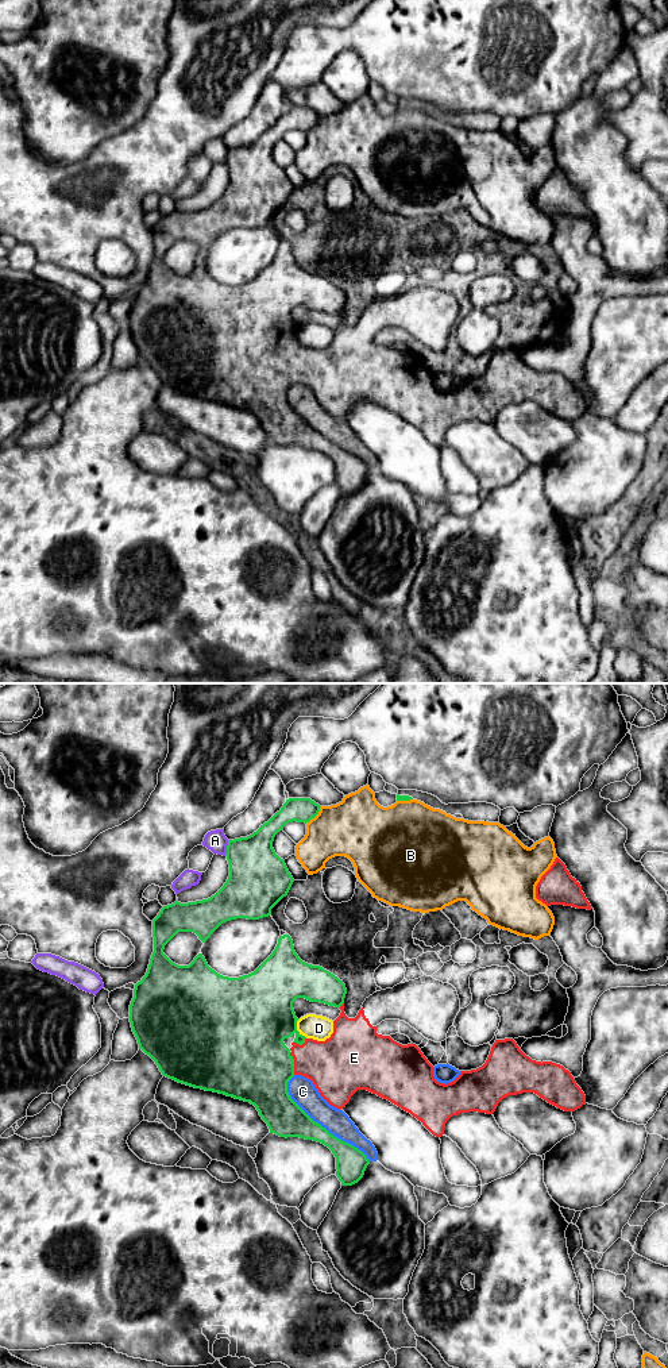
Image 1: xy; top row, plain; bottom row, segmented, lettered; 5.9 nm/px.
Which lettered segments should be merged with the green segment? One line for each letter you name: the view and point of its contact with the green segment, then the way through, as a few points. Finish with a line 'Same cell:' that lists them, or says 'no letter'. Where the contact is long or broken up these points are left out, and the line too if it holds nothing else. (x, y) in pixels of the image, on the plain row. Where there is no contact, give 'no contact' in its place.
E: xy (293, 372)
Same cell: E

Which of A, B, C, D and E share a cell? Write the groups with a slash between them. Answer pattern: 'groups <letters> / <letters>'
groups A / B / C D / E

